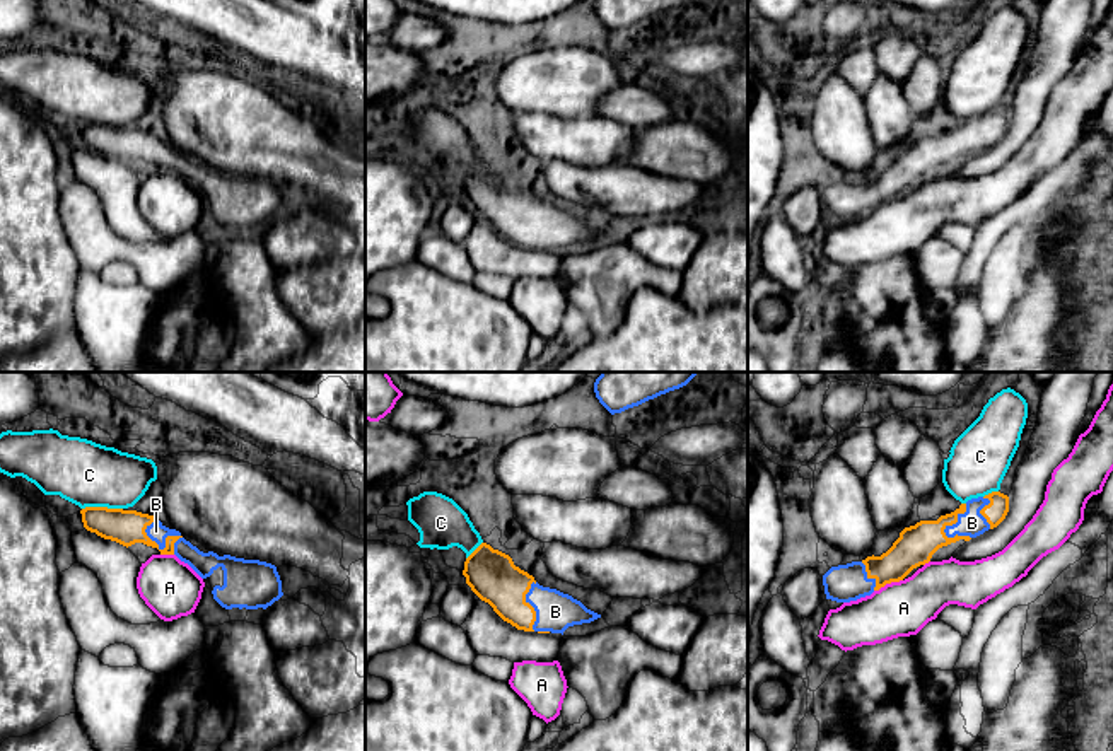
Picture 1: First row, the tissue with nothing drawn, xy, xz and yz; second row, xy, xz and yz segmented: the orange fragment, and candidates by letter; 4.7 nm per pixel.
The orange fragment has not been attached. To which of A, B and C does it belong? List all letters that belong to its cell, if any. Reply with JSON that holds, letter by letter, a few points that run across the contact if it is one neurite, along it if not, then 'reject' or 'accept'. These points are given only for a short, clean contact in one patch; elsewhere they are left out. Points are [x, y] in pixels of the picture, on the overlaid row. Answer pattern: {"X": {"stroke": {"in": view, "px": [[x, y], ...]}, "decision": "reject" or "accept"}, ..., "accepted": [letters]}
{"A": {"decision": "reject"}, "B": {"decision": "accept"}, "C": {"decision": "reject"}, "accepted": ["B"]}

